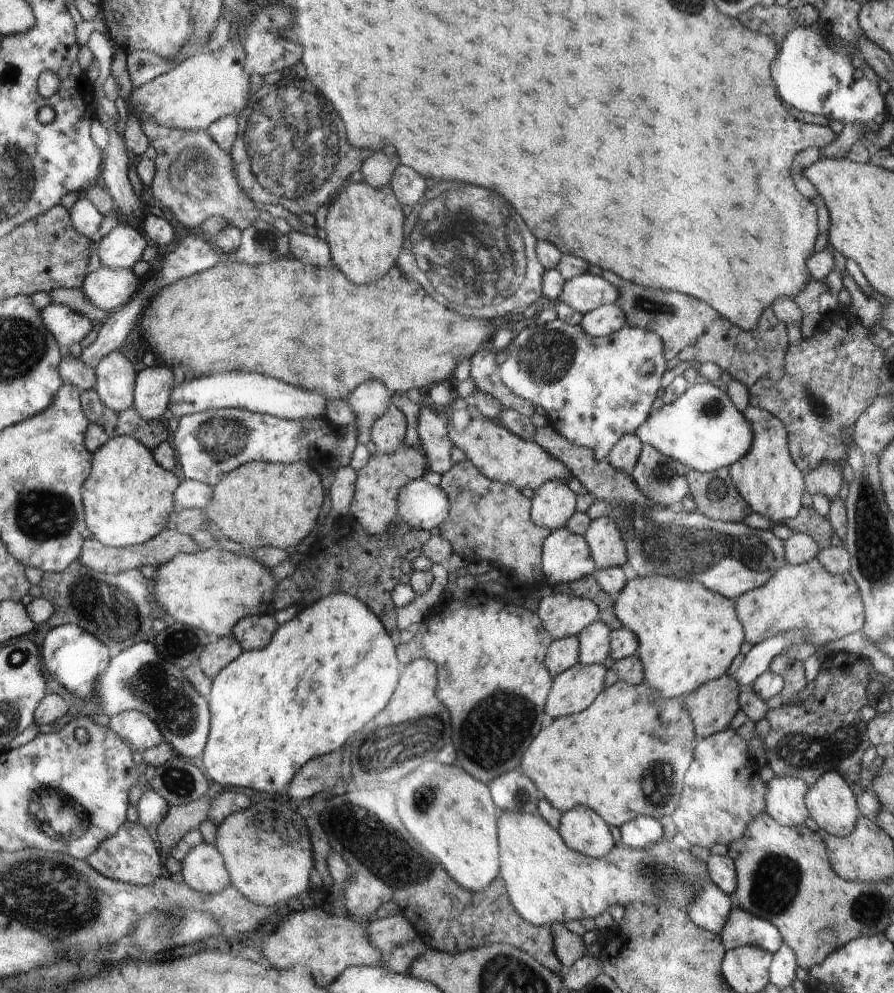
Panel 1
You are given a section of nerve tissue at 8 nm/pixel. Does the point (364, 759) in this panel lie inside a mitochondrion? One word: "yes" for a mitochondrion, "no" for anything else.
yes

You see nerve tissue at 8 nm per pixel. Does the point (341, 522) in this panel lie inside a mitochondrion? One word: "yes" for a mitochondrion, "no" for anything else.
no

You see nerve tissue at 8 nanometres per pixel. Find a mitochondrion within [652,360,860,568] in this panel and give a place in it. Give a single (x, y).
(819, 408)

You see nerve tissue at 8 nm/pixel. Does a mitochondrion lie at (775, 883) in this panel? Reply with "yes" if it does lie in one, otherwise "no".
yes

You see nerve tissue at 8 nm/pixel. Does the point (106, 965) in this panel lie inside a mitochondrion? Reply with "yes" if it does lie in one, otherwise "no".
no

